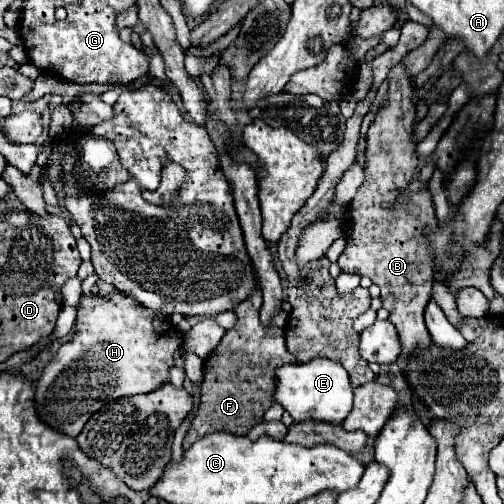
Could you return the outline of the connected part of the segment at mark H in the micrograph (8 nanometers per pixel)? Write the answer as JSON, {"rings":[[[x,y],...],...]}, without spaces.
{"rings":[[[109,293],[107,297],[83,295],[77,303],[77,321],[73,337],[59,347],[55,357],[45,365],[35,391],[35,409],[39,419],[47,425],[63,431],[69,437],[77,437],[89,417],[99,411],[107,401],[115,401],[125,395],[149,393],[169,383],[169,369],[175,365],[175,353],[181,347],[181,335],[167,319],[159,319],[159,313],[145,309],[133,297],[125,293]]]}

